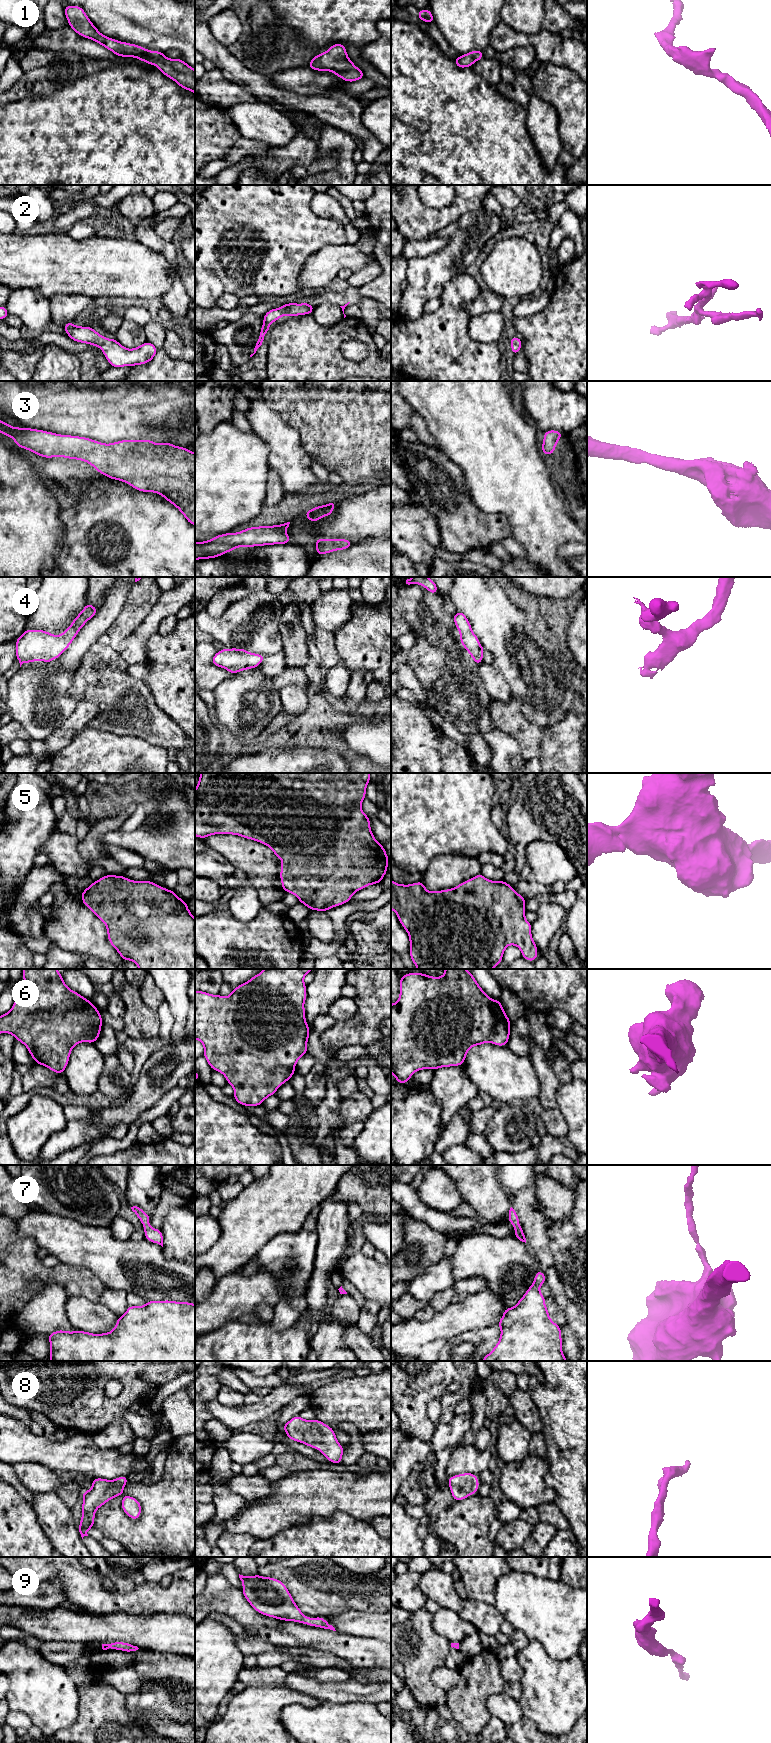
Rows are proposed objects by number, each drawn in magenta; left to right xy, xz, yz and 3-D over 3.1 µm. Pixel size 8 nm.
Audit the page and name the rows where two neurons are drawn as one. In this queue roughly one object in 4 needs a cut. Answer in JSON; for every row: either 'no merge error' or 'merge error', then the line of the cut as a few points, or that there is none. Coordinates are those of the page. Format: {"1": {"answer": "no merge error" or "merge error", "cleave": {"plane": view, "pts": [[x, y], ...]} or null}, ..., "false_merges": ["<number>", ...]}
{"1": {"answer": "no merge error", "cleave": null}, "2": {"answer": "no merge error", "cleave": null}, "3": {"answer": "no merge error", "cleave": null}, "4": {"answer": "no merge error", "cleave": null}, "5": {"answer": "no merge error", "cleave": null}, "6": {"answer": "no merge error", "cleave": null}, "7": {"answer": "no merge error", "cleave": null}, "8": {"answer": "no merge error", "cleave": null}, "9": {"answer": "no merge error", "cleave": null}, "false_merges": []}

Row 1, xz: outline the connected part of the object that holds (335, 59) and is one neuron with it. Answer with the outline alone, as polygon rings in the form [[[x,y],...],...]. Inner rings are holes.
[[[335,43],[326,52],[315,55],[308,67],[316,71],[330,71],[347,82],[365,77],[363,71],[349,59],[345,46],[340,43]]]

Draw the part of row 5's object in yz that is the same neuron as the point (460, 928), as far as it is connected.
[[[481,873],[452,889],[435,892],[427,891],[422,881],[400,885],[391,879],[391,909],[409,935],[408,953],[417,969],[492,969],[500,965],[509,945],[516,945],[523,958],[534,962],[538,948],[531,935],[532,924],[525,918],[525,903],[504,880],[491,881]]]

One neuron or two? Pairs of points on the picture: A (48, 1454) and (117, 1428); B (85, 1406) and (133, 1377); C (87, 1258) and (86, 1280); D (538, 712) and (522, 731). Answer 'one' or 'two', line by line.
A: two
B: one
C: two
D: two

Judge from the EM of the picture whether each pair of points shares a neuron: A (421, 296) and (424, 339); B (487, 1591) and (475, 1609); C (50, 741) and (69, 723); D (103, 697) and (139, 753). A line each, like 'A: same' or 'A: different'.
A: different
B: different
C: different
D: different

